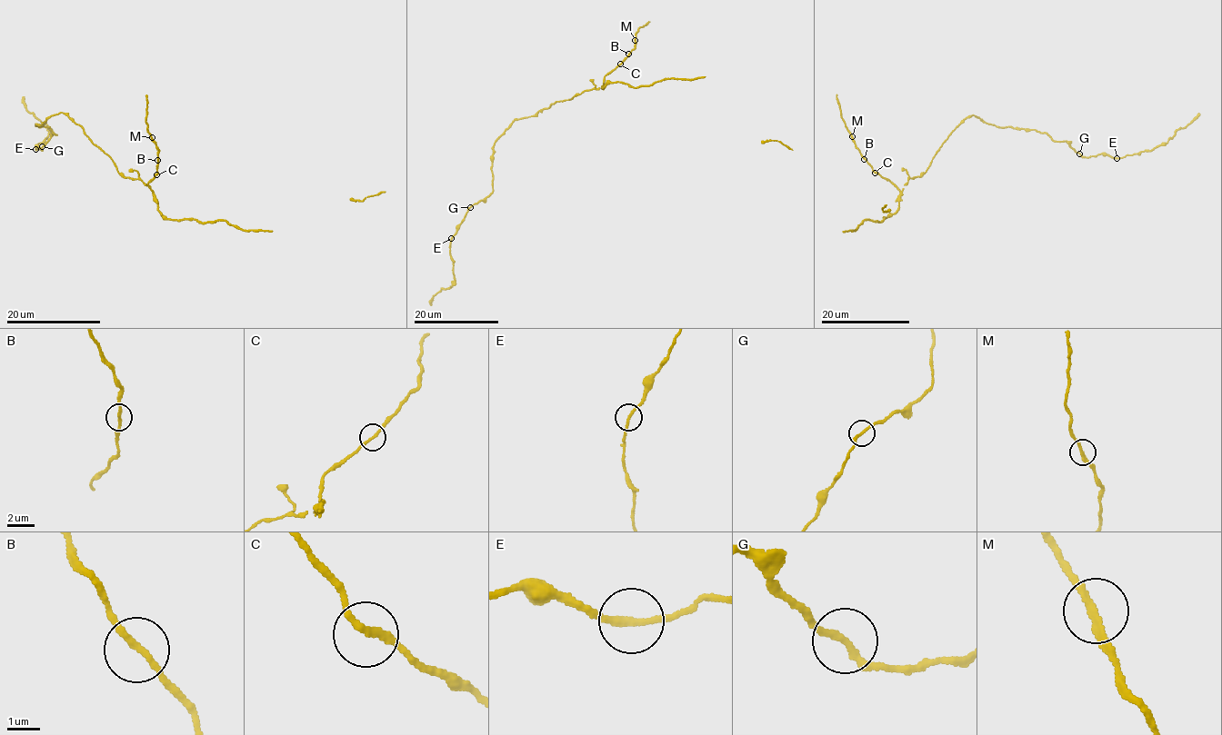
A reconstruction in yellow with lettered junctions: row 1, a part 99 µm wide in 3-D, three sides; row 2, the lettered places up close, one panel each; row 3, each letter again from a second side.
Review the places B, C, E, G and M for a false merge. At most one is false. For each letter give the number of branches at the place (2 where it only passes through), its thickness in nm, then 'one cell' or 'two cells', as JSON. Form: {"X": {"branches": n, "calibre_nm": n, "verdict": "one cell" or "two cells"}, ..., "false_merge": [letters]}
{"B": {"branches": 2, "calibre_nm": 200, "verdict": "one cell"}, "C": {"branches": 2, "calibre_nm": 200, "verdict": "one cell"}, "E": {"branches": 2, "calibre_nm": 200, "verdict": "one cell"}, "G": {"branches": 2, "calibre_nm": 190, "verdict": "one cell"}, "M": {"branches": 2, "calibre_nm": 220, "verdict": "one cell"}, "false_merge": []}

